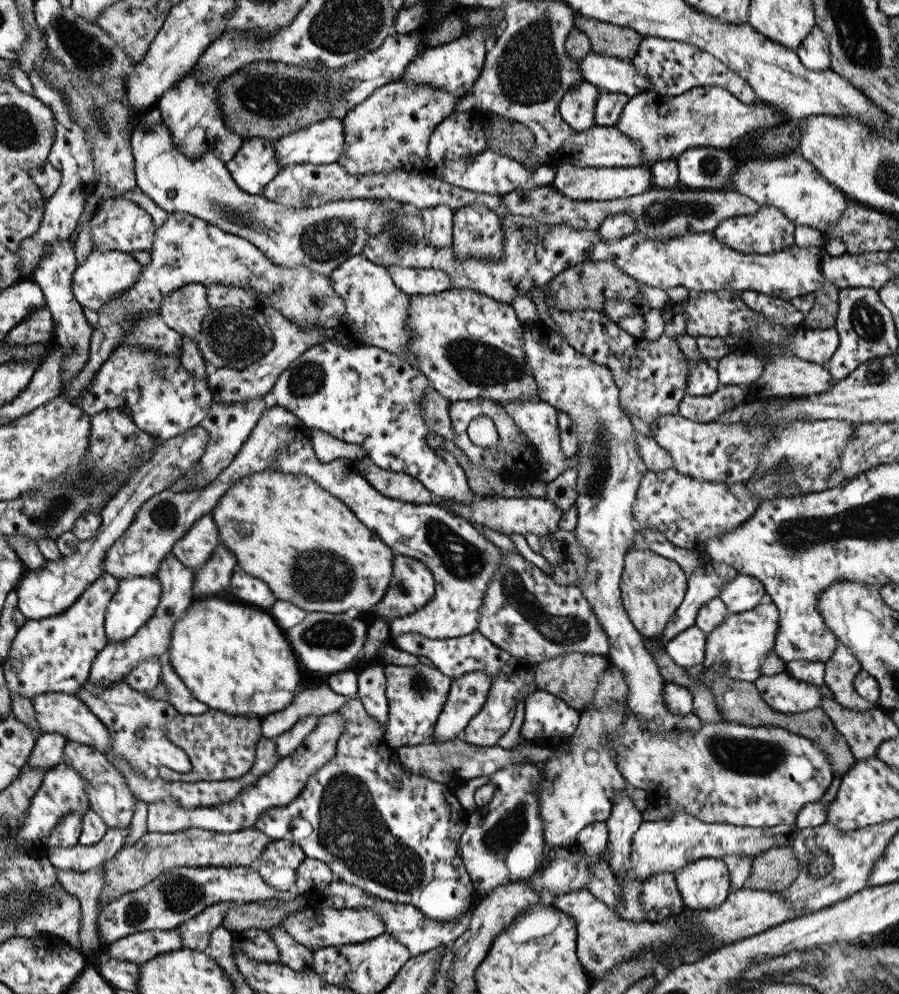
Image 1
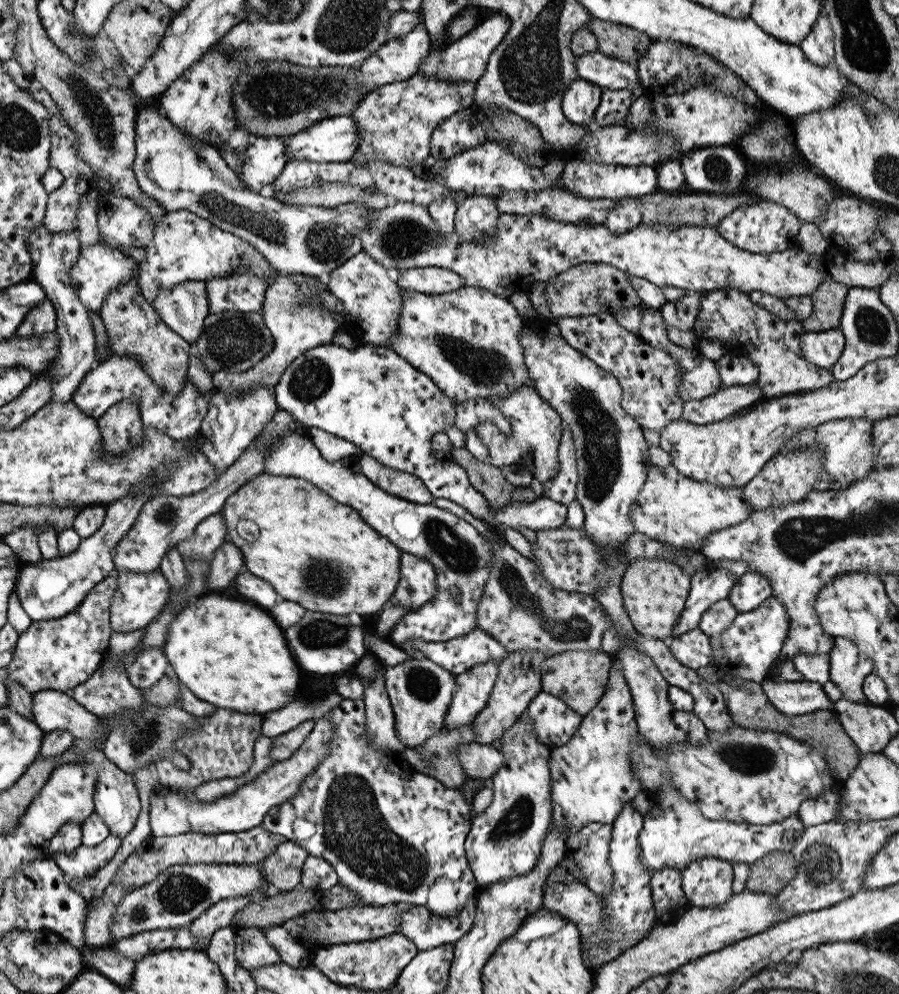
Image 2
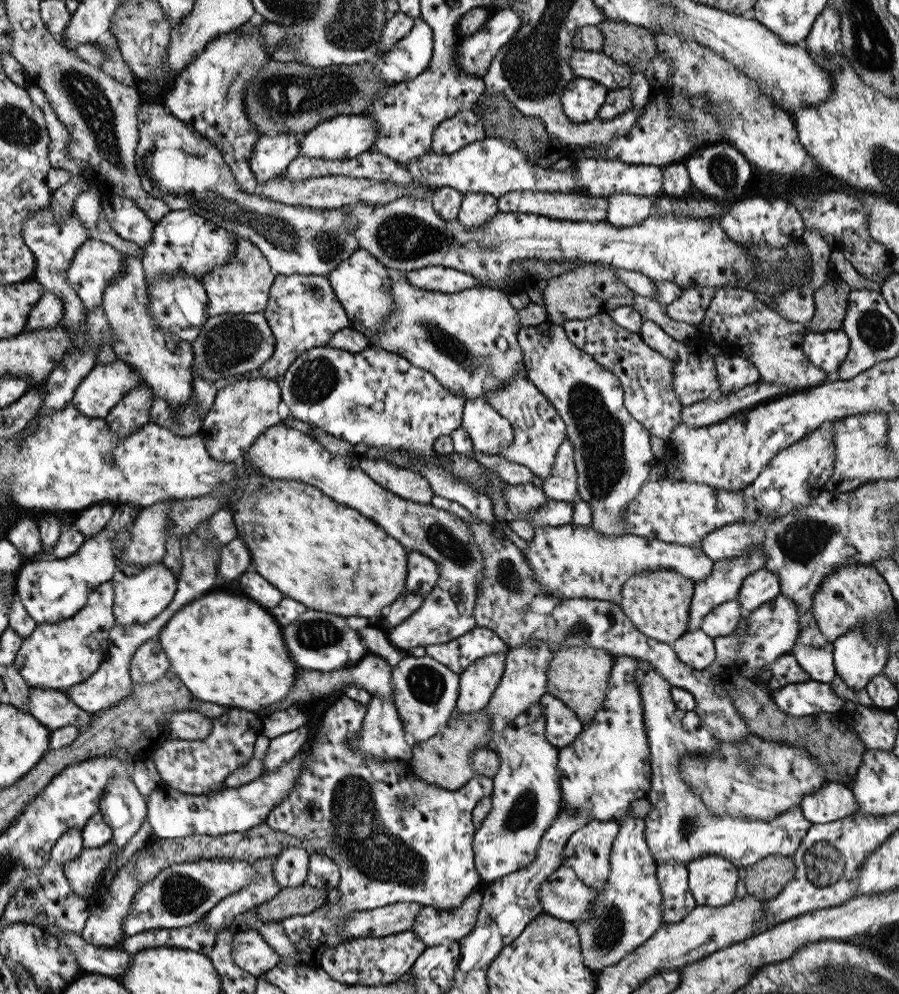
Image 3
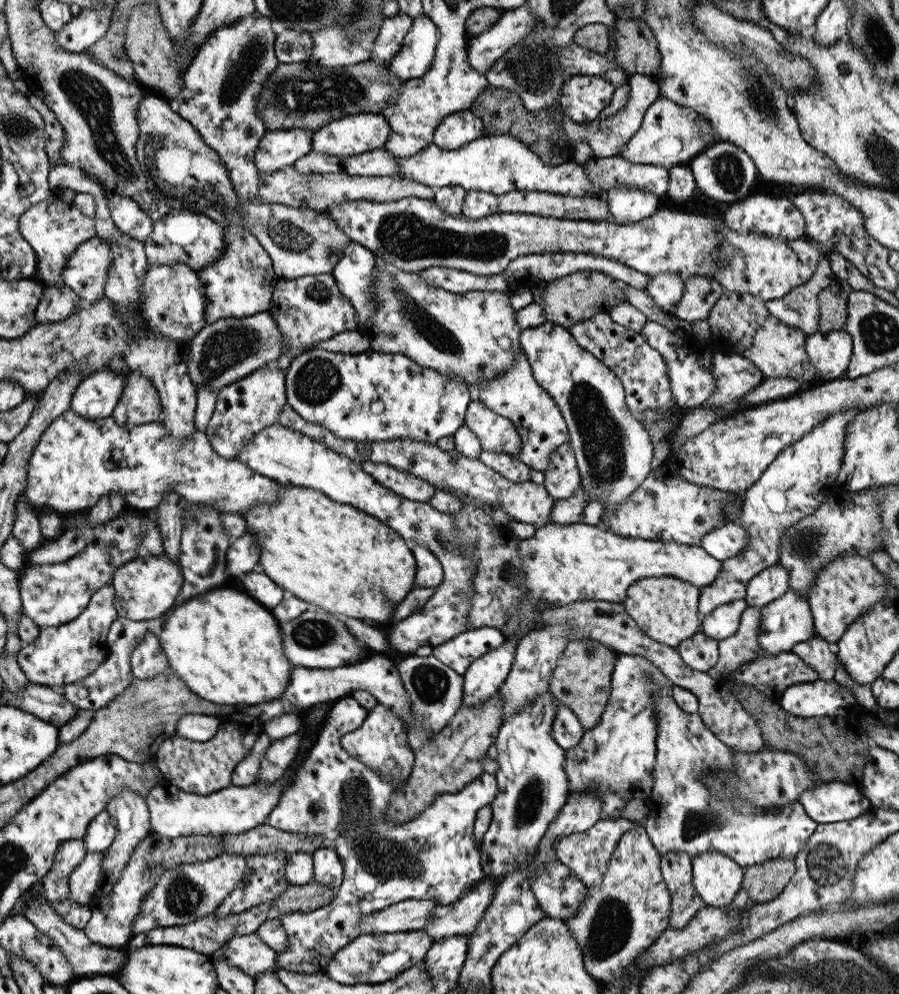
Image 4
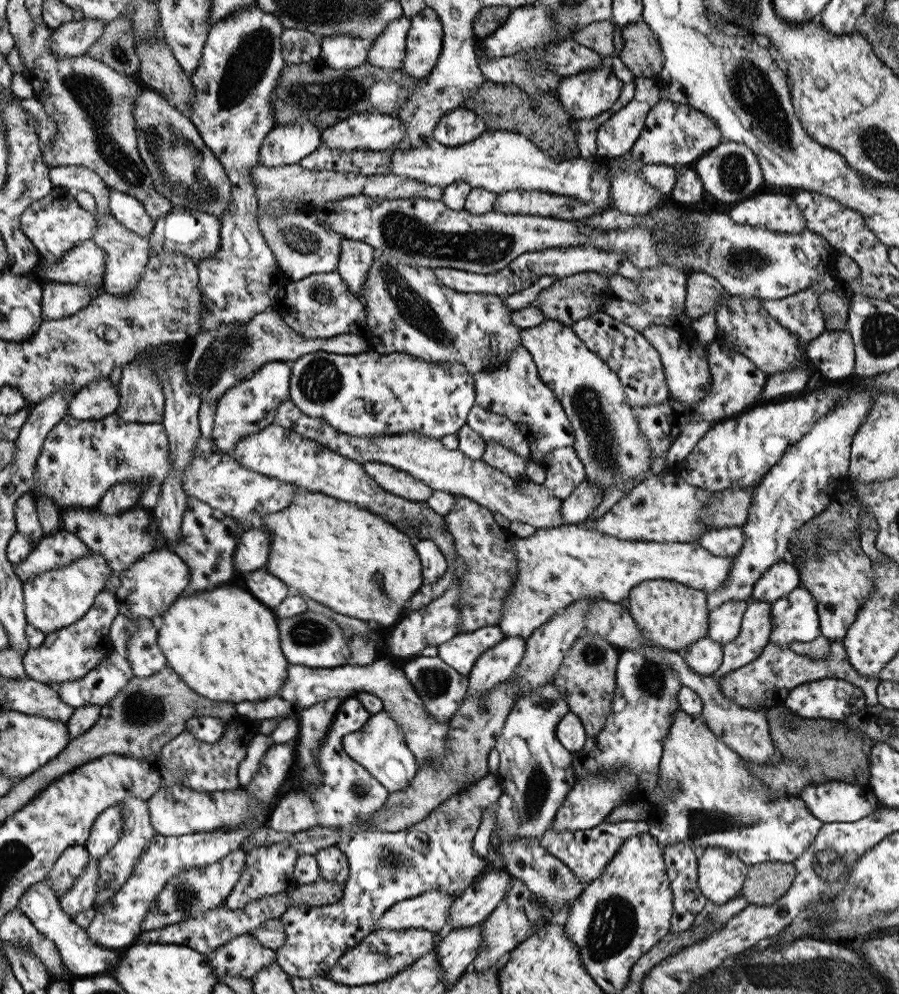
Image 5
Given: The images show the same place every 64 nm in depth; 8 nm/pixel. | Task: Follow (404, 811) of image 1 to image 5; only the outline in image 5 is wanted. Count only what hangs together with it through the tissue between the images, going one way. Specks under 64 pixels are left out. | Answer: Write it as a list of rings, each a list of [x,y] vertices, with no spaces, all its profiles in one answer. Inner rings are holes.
[[[355,696],[342,699],[337,713],[332,720],[328,736],[321,744],[320,754],[316,764],[322,774],[322,784],[317,789],[290,790],[285,796],[278,798],[279,802],[273,804],[263,824],[277,832],[293,834],[313,827],[333,827],[341,829],[337,845],[342,854],[345,854],[349,864],[347,878],[343,882],[341,898],[331,905],[308,907],[307,905],[289,906],[278,918],[281,921],[285,934],[285,943],[275,951],[275,962],[284,973],[297,978],[325,978],[337,958],[361,942],[361,938],[375,930],[375,920],[381,918],[392,904],[406,898],[413,898],[429,890],[439,890],[443,893],[459,896],[471,882],[481,873],[485,872],[484,860],[478,858],[472,850],[471,839],[481,822],[483,807],[489,803],[496,803],[502,795],[501,787],[495,775],[489,772],[465,793],[459,793],[448,797],[439,806],[423,818],[421,822],[403,828],[403,830],[385,832],[377,830],[369,824],[369,817],[378,811],[386,802],[387,790],[375,778],[352,760],[342,748],[342,738],[347,734],[359,731],[366,723],[370,715],[361,706]]]

